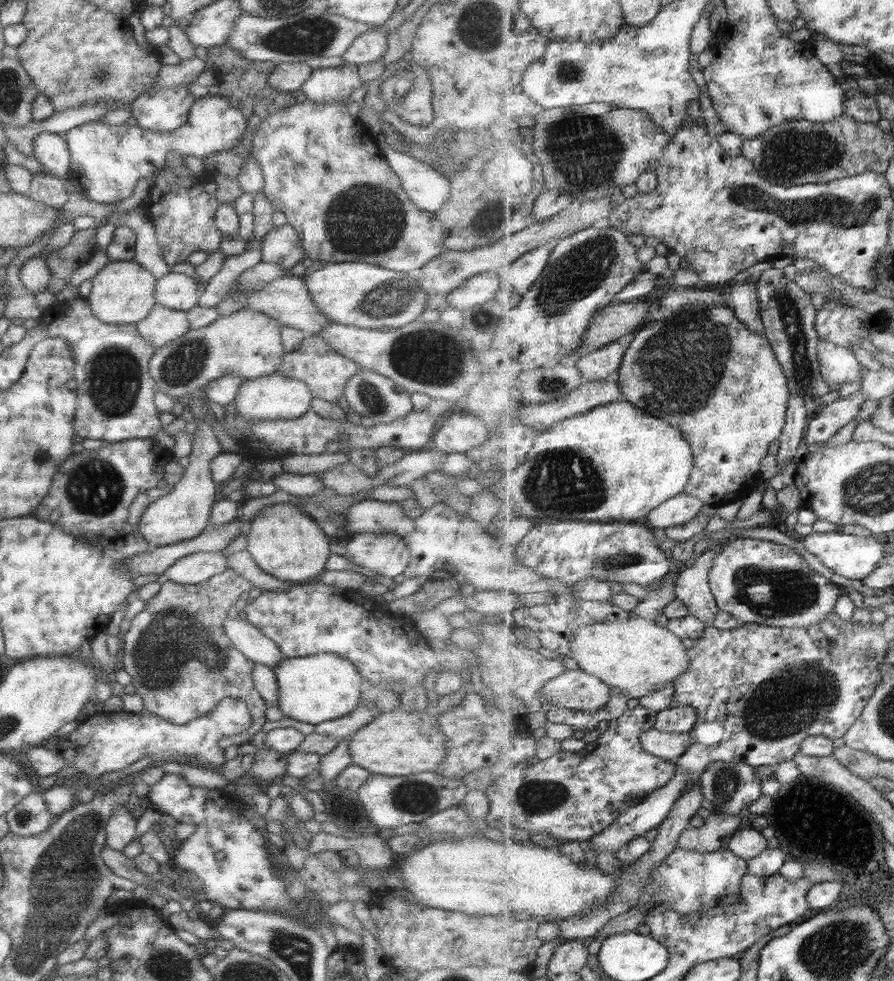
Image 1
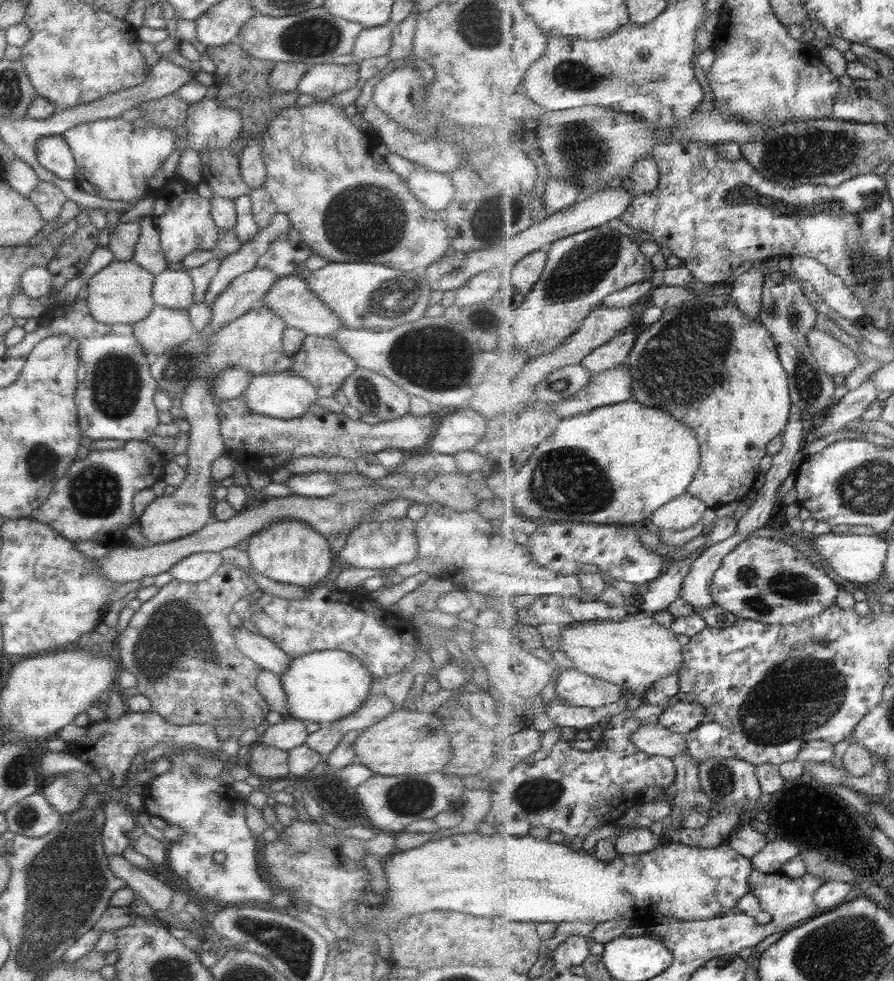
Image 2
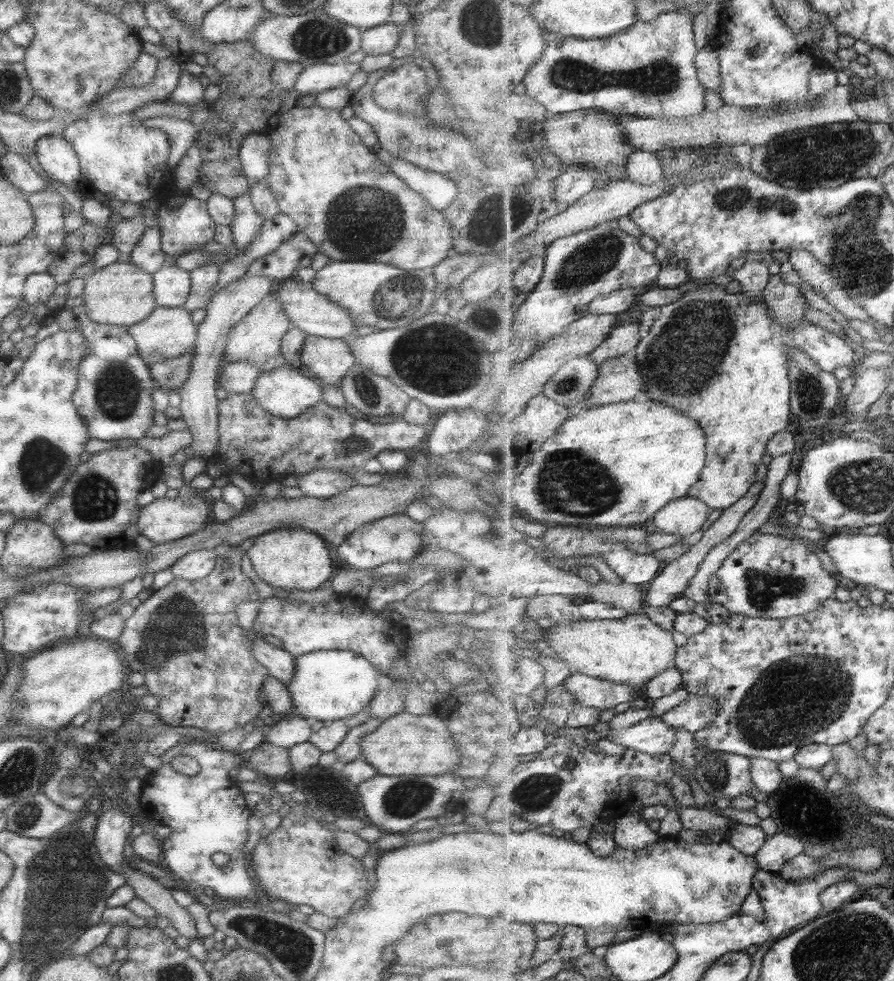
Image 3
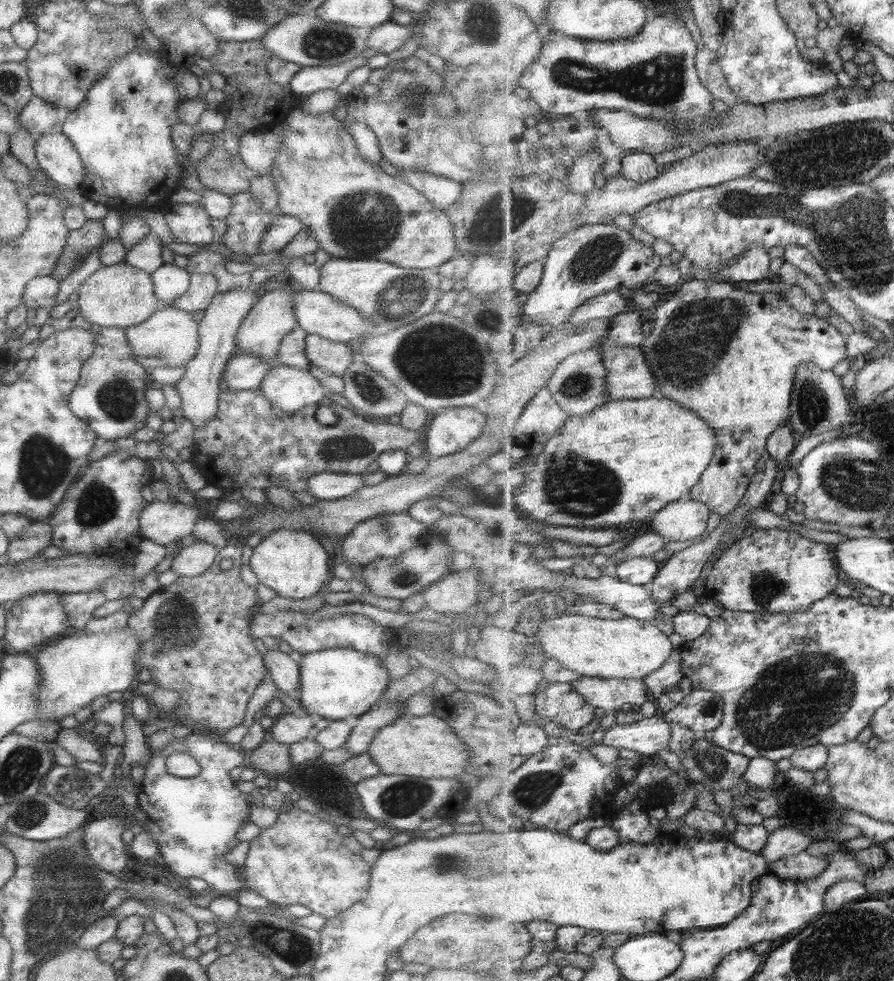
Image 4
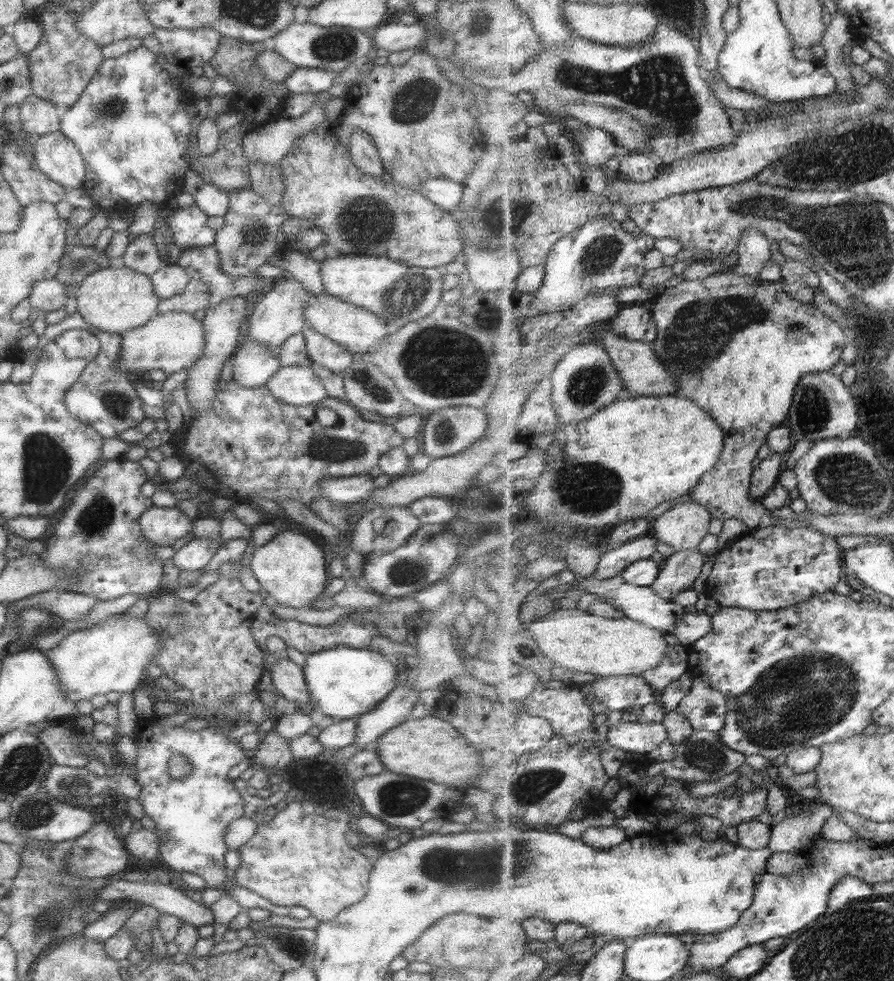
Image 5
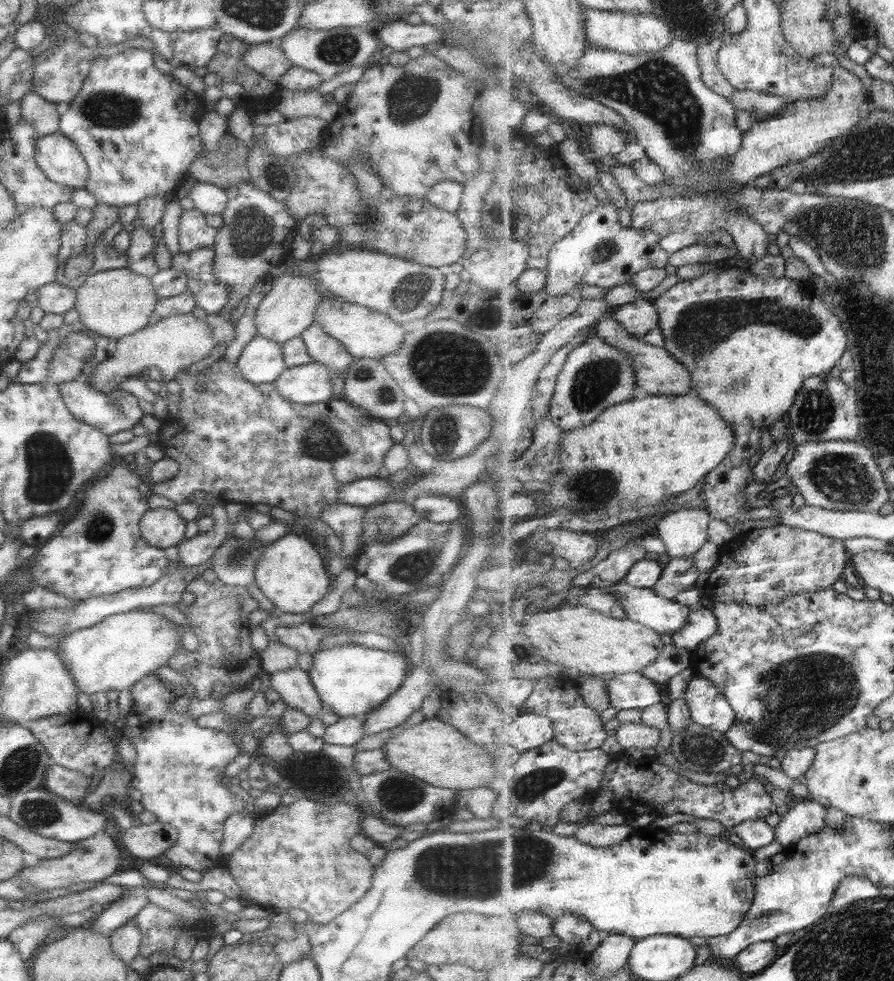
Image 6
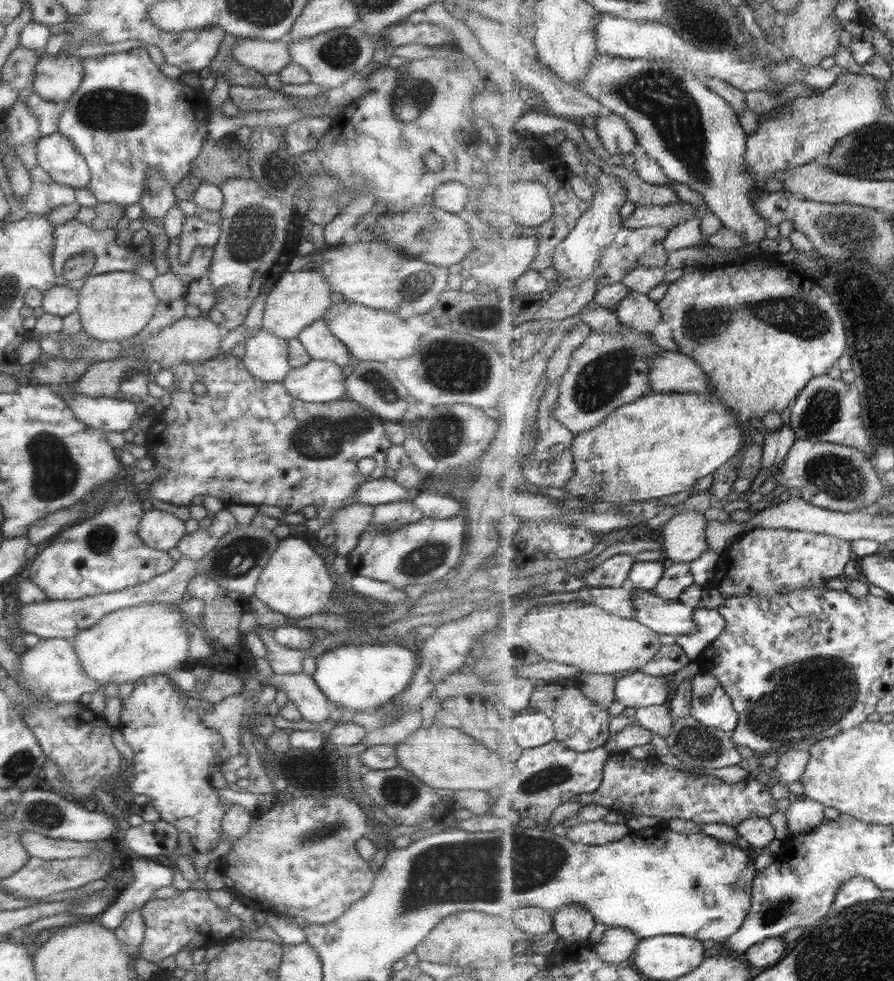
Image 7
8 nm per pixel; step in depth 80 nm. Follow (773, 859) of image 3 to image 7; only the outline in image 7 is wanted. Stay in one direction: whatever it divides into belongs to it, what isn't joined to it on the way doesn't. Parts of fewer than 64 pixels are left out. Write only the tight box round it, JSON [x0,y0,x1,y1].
[785,796,826,835]

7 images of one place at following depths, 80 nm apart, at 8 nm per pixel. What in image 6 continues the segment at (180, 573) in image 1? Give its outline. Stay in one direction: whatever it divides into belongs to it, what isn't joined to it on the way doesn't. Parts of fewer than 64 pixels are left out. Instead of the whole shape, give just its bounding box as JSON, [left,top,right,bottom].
[176,503,230,572]

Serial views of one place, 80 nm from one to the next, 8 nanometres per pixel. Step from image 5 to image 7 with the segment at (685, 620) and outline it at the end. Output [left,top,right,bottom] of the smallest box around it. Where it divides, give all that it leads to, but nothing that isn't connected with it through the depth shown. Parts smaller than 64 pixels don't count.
[675,608,727,662]

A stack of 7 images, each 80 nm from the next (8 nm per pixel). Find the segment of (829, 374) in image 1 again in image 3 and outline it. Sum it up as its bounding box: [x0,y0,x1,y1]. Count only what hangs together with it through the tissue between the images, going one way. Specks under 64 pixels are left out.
[634,282,855,512]

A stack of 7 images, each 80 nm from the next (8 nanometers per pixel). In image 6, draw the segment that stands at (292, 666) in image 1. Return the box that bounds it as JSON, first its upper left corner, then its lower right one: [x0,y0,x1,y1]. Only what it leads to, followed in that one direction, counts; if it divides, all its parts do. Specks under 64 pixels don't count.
[306,643,411,718]

